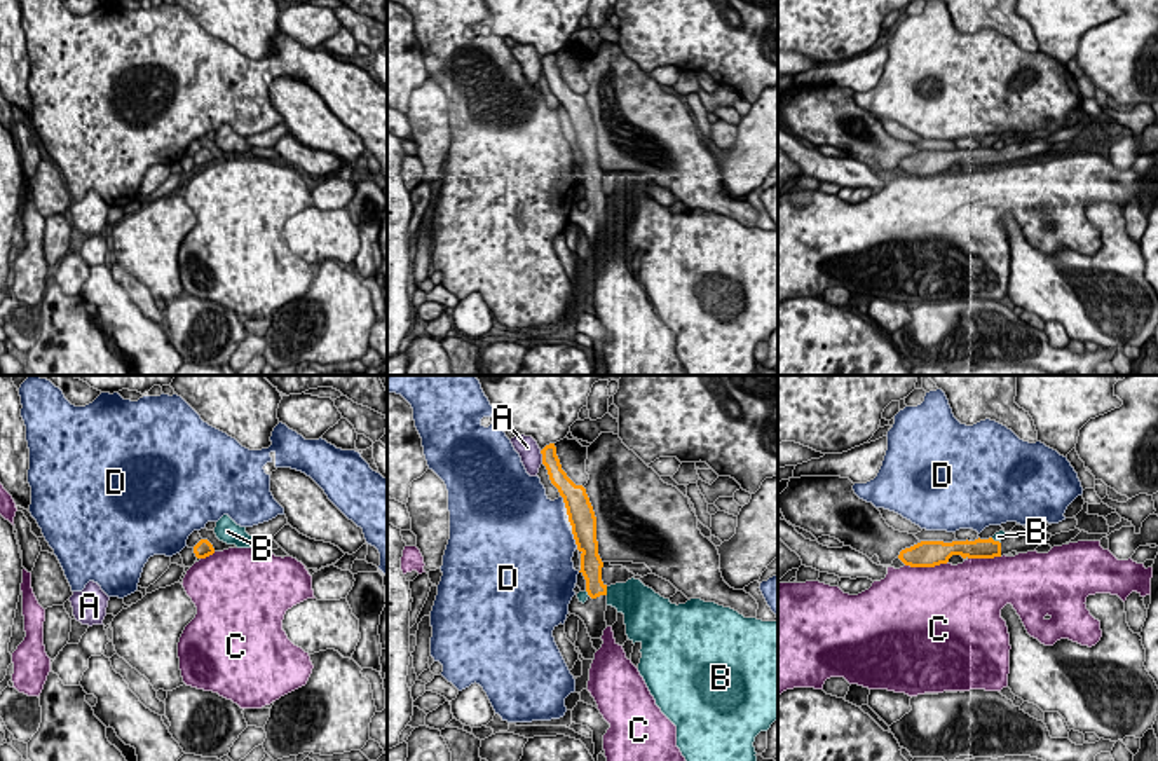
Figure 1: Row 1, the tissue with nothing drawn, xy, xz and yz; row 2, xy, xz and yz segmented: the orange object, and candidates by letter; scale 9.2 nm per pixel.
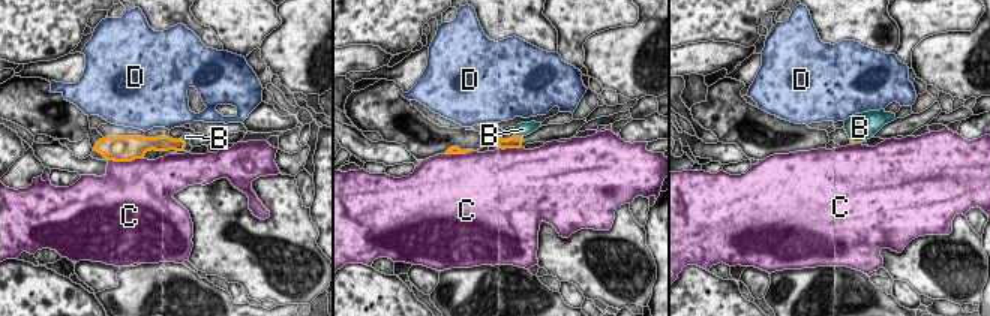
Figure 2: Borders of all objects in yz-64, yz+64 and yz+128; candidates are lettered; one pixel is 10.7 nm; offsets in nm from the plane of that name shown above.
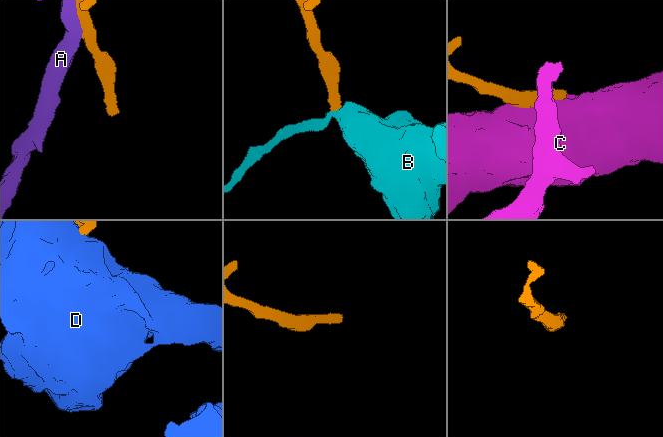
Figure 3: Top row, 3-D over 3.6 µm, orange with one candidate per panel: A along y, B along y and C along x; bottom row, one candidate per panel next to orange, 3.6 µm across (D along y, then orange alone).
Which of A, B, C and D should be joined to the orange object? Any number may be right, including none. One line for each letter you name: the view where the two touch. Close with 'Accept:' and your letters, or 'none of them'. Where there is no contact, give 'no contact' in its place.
Accept: none of them

